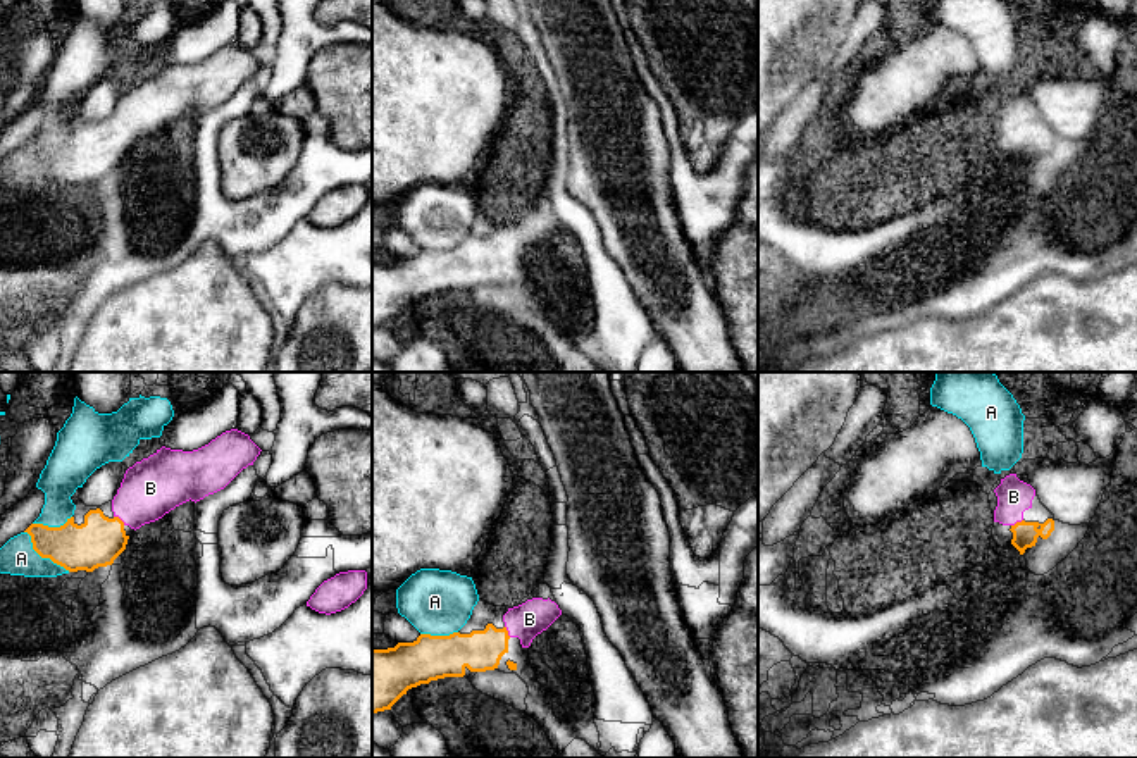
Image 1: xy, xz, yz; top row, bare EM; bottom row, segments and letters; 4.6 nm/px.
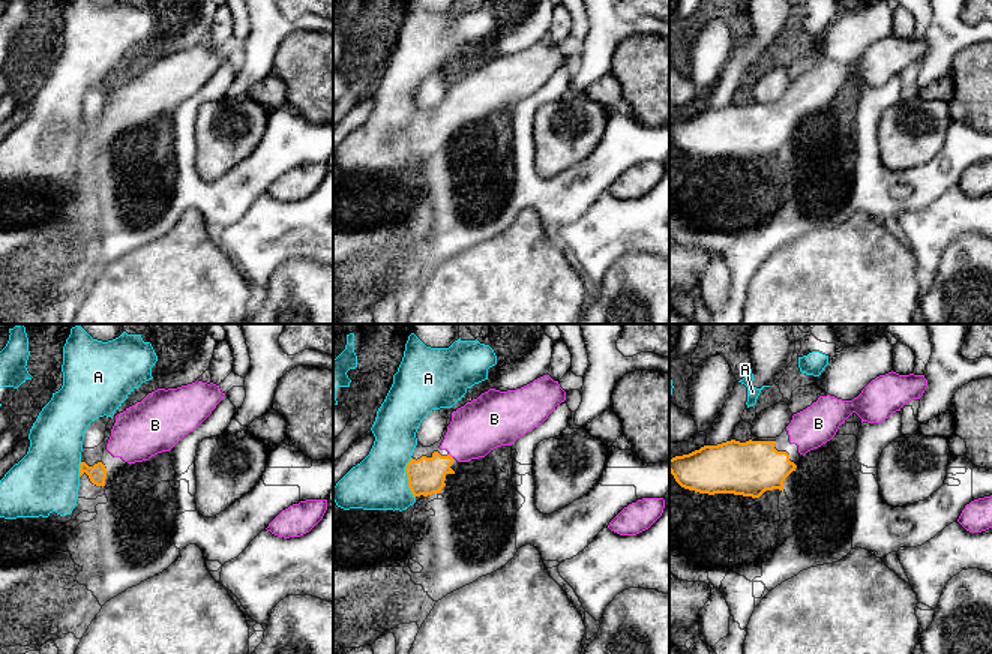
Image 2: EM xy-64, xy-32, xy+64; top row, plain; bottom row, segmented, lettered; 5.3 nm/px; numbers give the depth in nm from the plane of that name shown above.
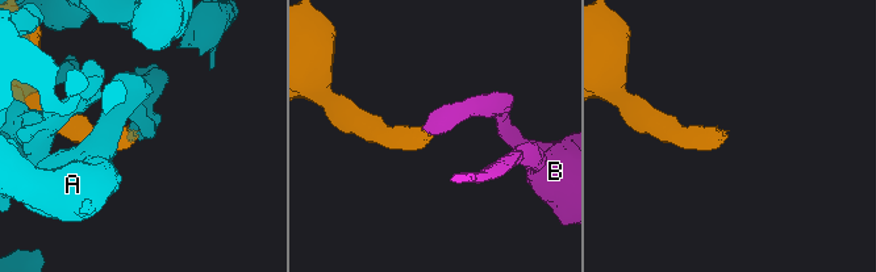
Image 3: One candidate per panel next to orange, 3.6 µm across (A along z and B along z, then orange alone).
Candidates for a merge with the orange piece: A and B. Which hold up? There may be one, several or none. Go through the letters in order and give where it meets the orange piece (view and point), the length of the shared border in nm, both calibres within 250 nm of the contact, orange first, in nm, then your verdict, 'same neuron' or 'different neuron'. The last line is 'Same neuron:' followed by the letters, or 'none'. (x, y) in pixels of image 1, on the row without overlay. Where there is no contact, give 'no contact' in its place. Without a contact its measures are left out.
A: xy (43, 171) | 280 nm | 220/160 nm | different neuron
B: xy (119, 133) | 70 nm | 220/280 nm | same neuron
Same neuron: B

